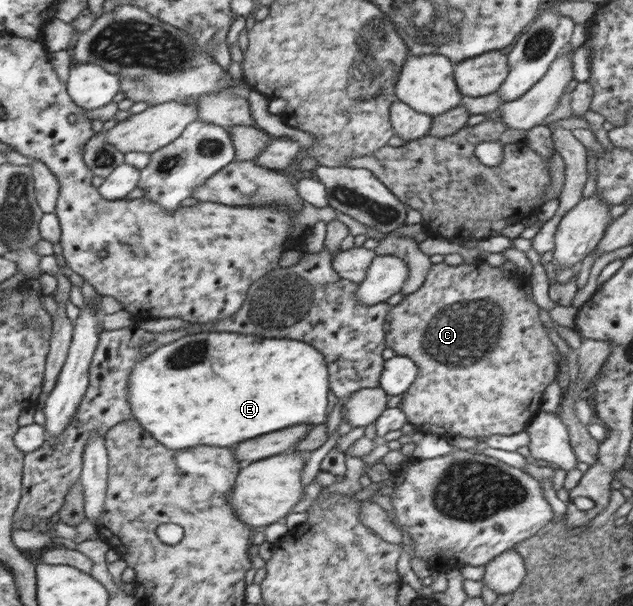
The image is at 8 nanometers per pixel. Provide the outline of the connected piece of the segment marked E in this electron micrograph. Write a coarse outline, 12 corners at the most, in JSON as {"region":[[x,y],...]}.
{"region":[[183,336],[133,364],[131,418],[167,448],[325,424],[299,340]]}

